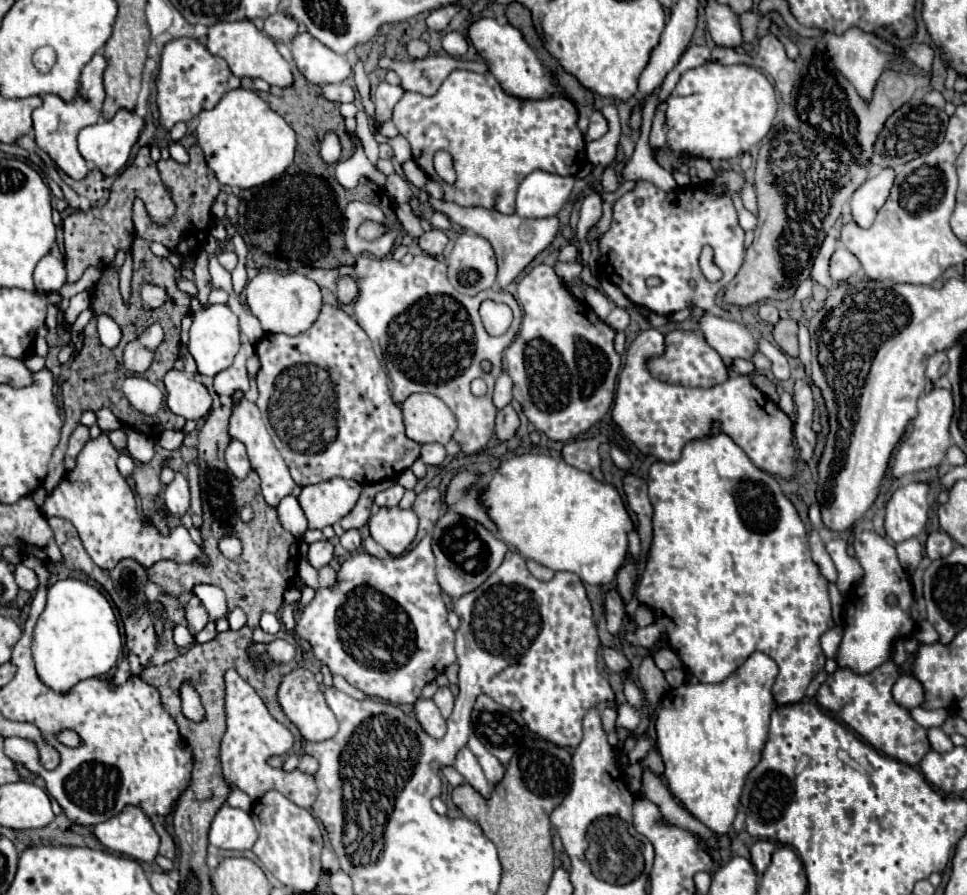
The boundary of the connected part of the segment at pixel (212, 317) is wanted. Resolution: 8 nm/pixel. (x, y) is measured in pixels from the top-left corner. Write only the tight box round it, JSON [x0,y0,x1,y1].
[188,297,240,377]

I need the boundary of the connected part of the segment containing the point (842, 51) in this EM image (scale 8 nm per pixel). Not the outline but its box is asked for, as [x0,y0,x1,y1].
[824,29,898,101]

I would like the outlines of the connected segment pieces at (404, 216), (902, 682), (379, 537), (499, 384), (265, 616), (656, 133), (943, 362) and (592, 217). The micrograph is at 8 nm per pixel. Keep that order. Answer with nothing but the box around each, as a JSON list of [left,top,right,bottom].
[[396,203,424,237],[892,675,924,709],[368,509,418,555],[494,369,512,411],[260,611,282,633],[650,103,666,149],[926,353,948,383],[574,193,602,241]]

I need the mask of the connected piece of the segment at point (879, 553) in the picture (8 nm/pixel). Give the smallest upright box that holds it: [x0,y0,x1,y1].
[836,531,916,675]

